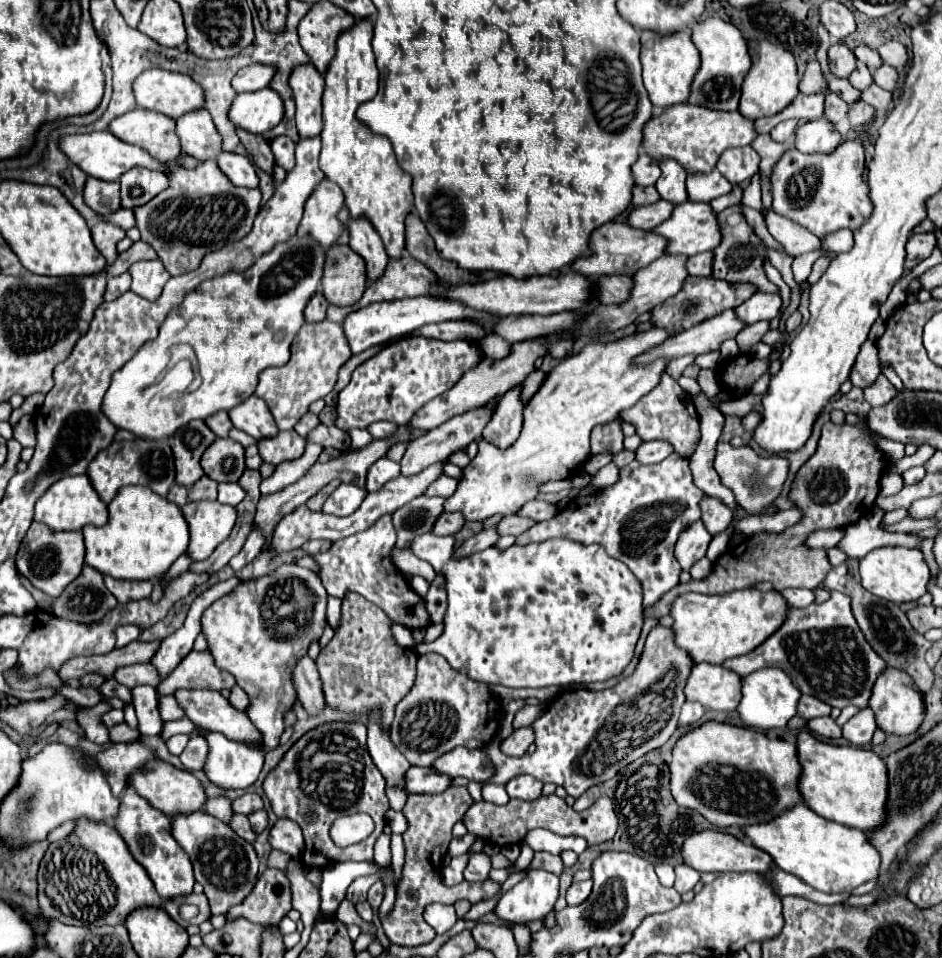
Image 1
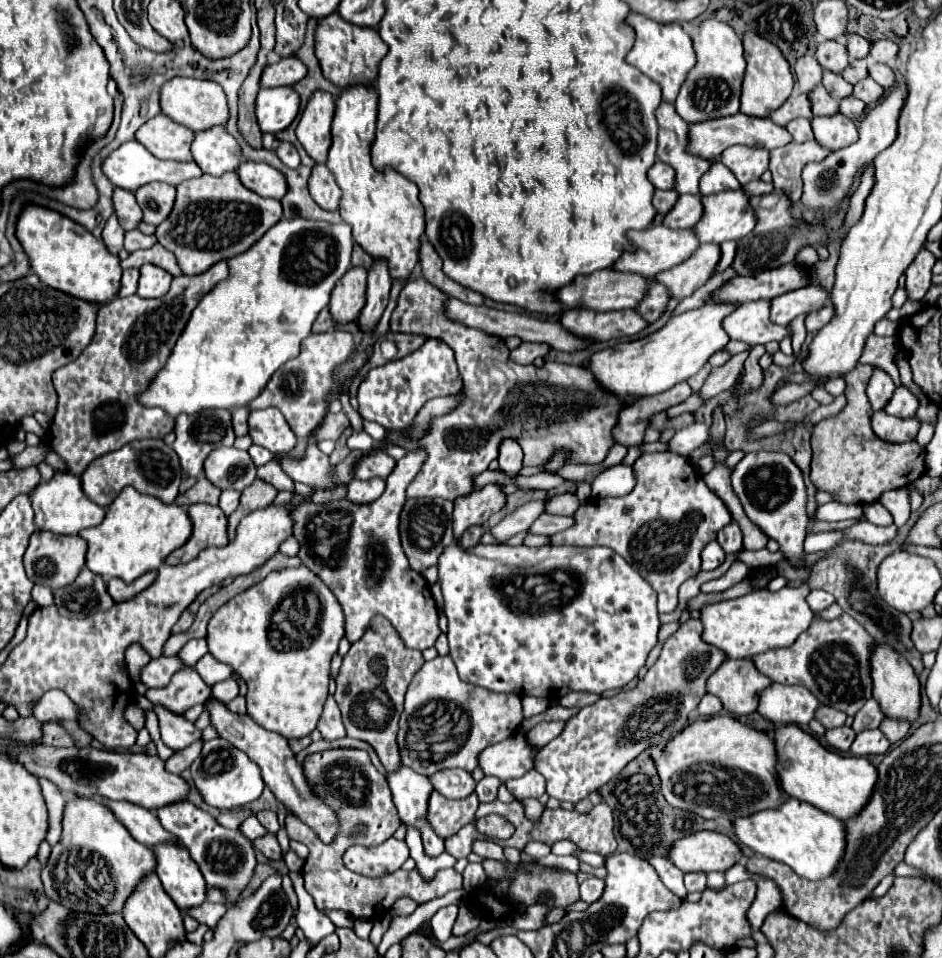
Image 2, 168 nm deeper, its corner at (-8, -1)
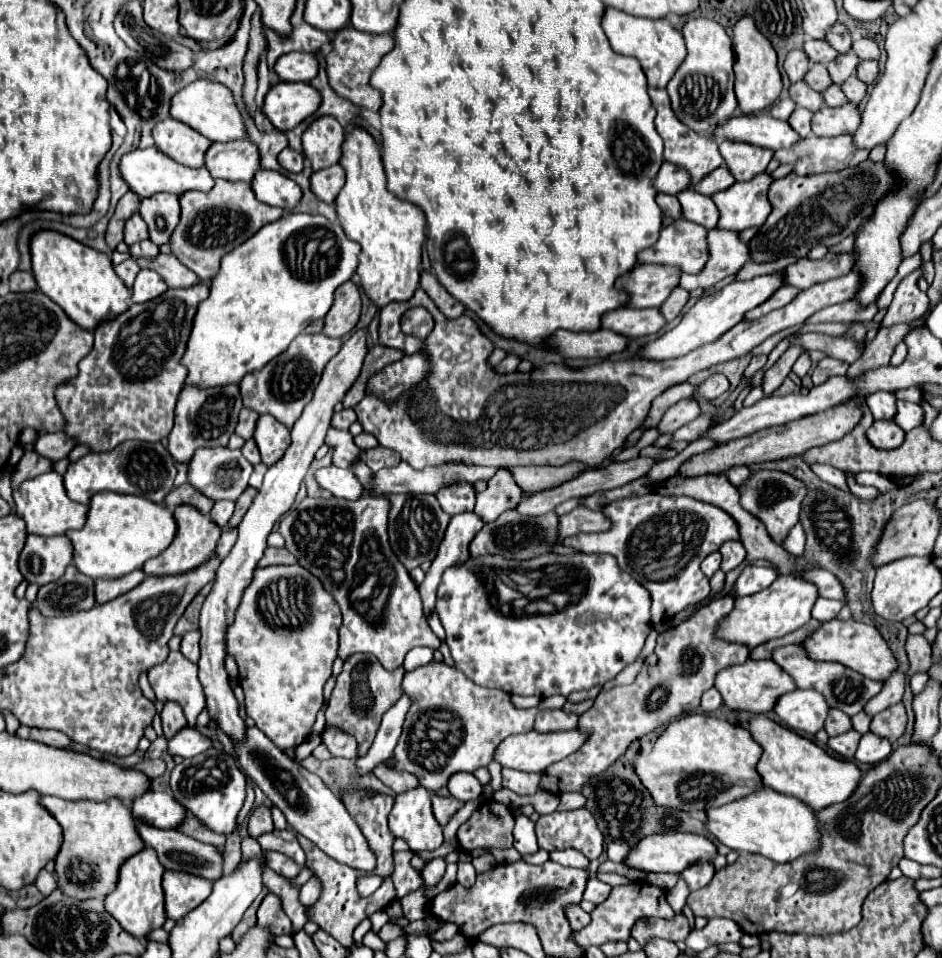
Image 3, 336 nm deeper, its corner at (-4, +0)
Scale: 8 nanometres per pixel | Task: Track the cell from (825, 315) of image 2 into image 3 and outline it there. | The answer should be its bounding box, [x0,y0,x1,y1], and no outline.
[806,299,878,323]

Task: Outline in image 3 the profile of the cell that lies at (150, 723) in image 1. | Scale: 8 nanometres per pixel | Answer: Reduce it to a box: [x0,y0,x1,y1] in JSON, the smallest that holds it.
[168,727,212,759]

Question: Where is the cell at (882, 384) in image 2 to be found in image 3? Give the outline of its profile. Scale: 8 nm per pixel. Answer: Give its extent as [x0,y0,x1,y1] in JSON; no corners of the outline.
[868,391,896,421]

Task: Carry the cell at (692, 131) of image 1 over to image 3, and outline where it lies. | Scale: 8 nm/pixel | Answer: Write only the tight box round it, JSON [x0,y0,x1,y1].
[714,113,800,151]

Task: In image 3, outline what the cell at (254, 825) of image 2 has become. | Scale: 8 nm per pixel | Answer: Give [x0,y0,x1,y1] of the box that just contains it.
[258,829,306,867]

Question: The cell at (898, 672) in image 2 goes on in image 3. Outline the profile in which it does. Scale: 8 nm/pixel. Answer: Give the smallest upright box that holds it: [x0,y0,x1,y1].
[802,619,898,681]

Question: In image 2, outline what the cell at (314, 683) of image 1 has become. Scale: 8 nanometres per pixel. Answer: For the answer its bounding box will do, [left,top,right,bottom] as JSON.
[318,696,346,740]

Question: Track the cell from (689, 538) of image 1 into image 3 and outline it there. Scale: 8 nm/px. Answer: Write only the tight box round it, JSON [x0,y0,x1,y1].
[702,551,720,577]

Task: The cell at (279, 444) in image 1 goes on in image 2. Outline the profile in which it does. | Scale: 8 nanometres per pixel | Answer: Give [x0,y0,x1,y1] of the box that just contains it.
[280,444,332,490]

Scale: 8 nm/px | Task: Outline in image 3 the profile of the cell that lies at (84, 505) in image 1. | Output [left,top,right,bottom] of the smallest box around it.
[12,471,88,537]

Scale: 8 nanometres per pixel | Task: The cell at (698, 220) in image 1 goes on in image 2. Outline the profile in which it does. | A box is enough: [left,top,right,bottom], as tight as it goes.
[694,190,756,244]

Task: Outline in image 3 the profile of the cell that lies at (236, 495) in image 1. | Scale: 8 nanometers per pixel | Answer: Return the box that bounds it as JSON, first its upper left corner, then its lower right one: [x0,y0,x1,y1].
[210,501,234,529]

